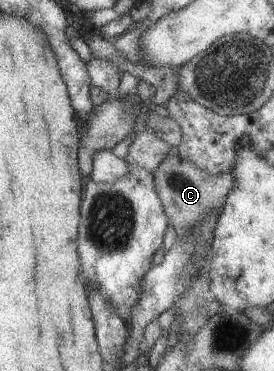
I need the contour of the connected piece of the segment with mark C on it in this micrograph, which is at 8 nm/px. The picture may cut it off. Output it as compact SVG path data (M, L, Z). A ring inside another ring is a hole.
M166 154L152 172L155 192L161 202L163 212L167 216L167 224L170 222L175 240L183 238L189 228L197 222L197 218L209 218L211 214L216 216L223 206L225 196L233 186L231 173L219 172L219 174L207 174L205 170L197 168L189 160L181 158L179 154Z

